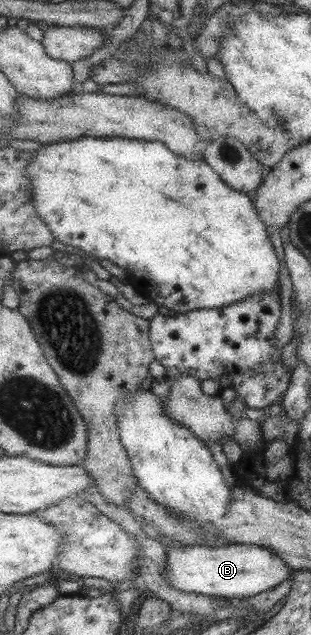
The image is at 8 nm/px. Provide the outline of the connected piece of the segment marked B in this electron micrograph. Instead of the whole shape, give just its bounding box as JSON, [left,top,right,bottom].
[167,544,295,601]

